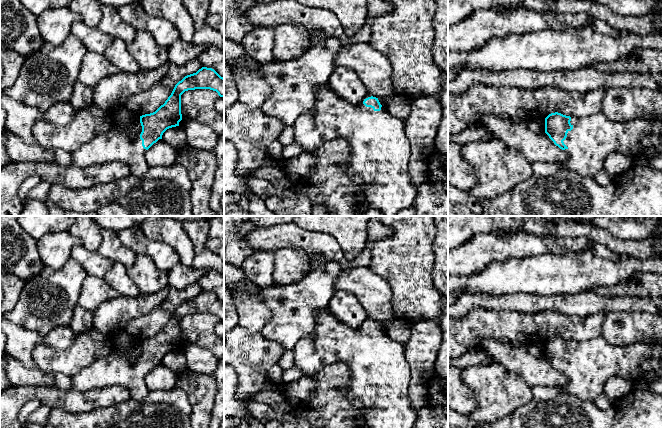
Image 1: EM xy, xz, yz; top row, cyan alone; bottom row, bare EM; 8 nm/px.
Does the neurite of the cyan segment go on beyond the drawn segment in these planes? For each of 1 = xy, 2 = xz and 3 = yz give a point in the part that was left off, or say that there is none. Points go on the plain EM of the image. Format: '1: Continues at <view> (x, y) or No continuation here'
1: Continues at xy (115, 368)
2: Continues at xz (380, 374)
3: Continues at yz (592, 363)

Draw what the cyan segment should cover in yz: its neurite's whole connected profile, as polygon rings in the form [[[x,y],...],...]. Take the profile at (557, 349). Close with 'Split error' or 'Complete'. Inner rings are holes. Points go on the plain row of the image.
[[[555,336],[545,342],[545,357],[556,370],[568,380],[565,387],[535,386],[534,399],[548,401],[561,394],[570,394],[583,401],[595,401],[603,393],[606,382],[612,377],[621,377],[634,382],[647,372],[656,372],[662,377],[662,344],[636,342],[624,347],[611,345],[603,336],[585,342],[566,340]]]. Split error

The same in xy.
[[[207,291],[185,300],[175,309],[163,329],[155,336],[138,342],[142,351],[136,359],[130,361],[125,355],[112,349],[108,355],[72,376],[71,389],[85,392],[121,385],[129,389],[132,400],[142,401],[150,391],[145,383],[145,376],[162,363],[167,353],[183,349],[181,319],[195,313],[210,313],[224,321],[224,302]]]. Split error

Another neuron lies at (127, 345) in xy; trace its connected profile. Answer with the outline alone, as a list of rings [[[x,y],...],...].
[[[122,331],[112,337],[112,349],[125,355],[130,361],[136,359],[141,353],[141,347],[138,340]]]

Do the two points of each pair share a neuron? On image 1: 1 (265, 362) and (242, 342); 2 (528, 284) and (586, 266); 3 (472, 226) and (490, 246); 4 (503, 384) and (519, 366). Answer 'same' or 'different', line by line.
1: same
2: same
3: different
4: different

